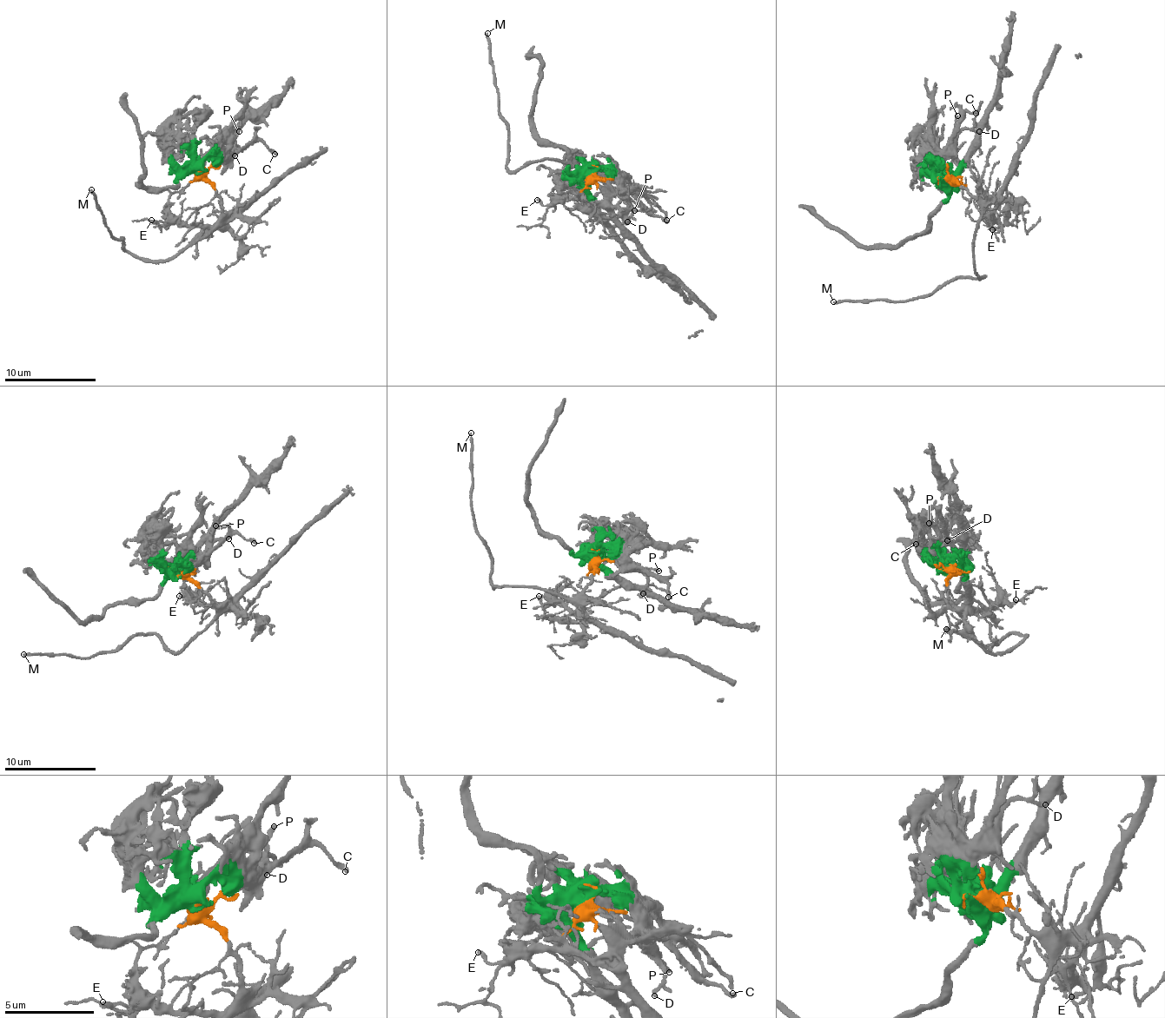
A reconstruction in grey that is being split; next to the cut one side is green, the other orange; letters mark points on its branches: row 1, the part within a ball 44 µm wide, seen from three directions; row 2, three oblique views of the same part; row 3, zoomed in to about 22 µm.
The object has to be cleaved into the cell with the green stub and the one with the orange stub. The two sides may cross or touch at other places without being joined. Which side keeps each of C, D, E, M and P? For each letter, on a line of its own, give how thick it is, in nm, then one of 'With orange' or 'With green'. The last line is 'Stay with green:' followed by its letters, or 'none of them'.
C: Thickness 220 nm. With green
D: Thickness 140 nm. With green
E: Thickness 190 nm. With orange
M: Thickness 200 nm. With orange
P: Thickness 150 nm. With green
Stay with green: C, D, P

